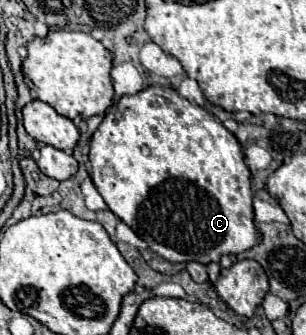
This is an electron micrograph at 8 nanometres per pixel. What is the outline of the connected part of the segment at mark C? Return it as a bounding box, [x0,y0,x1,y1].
[90,86,260,262]

